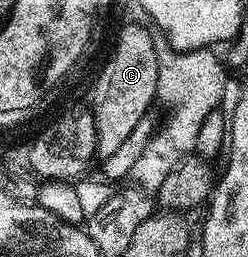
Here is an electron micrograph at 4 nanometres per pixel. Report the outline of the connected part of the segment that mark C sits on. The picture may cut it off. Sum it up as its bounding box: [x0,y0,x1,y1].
[95,27,156,159]

